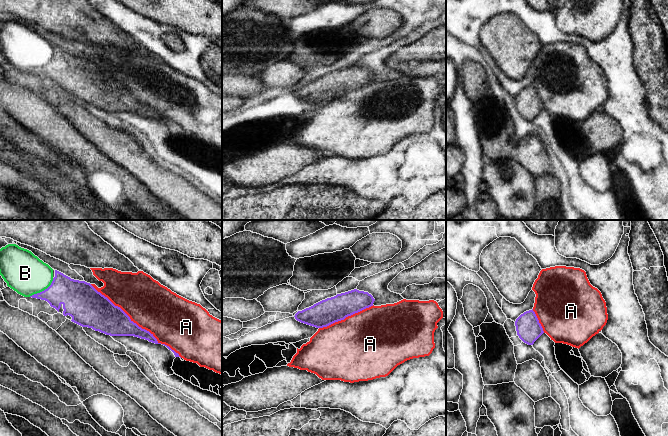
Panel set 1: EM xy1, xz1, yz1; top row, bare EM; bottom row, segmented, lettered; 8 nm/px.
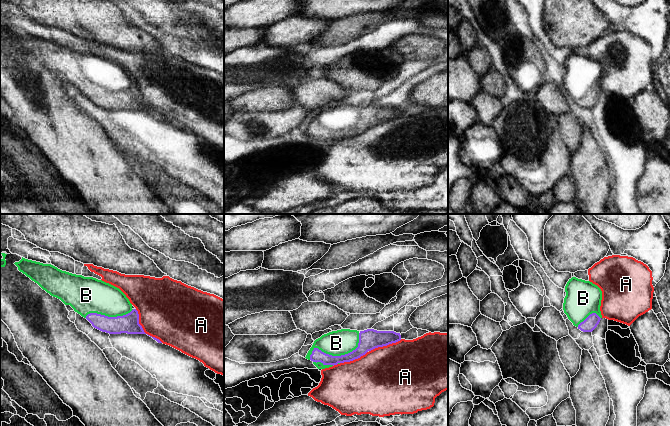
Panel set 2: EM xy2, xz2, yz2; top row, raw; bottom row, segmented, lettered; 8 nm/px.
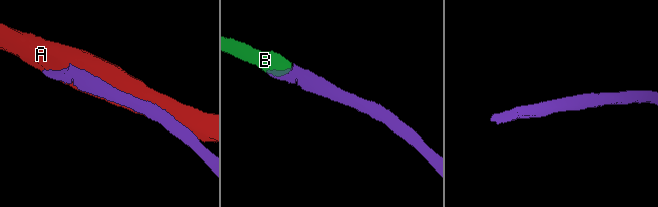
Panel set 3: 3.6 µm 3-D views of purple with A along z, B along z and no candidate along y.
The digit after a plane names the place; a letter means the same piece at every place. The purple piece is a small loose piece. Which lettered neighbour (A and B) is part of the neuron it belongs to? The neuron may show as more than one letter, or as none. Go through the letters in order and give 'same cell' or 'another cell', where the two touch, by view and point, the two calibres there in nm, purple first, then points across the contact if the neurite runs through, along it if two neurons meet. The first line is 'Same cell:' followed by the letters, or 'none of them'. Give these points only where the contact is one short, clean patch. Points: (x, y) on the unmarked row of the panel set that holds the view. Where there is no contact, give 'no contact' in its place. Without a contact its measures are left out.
Same cell: B
A: another cell; meets purple in xy1 at (135, 99); 240 nm thick on the purple side, 380 nm on the other
B: same cell; meets purple in xz2 at (337, 132); 120 nm thick on the purple side, 200 nm on the other; runs through xz2 (365, 120), (337, 132), (336, 119)

